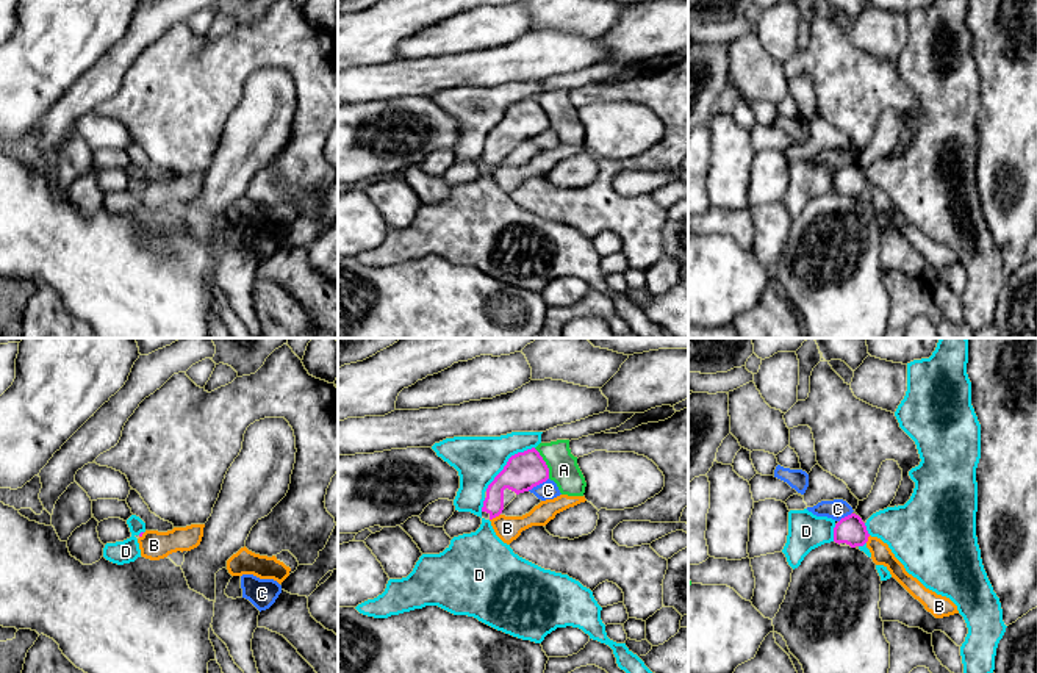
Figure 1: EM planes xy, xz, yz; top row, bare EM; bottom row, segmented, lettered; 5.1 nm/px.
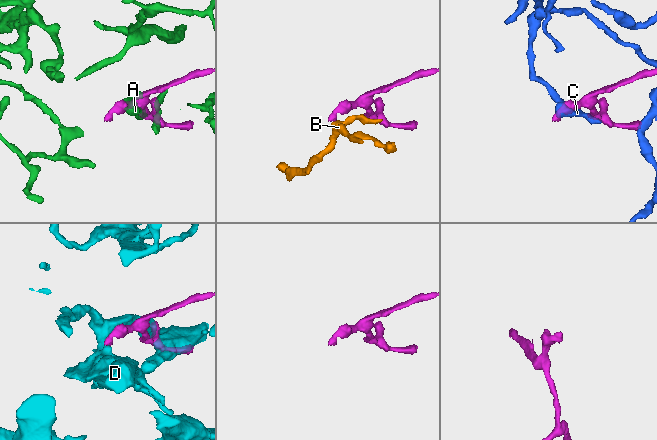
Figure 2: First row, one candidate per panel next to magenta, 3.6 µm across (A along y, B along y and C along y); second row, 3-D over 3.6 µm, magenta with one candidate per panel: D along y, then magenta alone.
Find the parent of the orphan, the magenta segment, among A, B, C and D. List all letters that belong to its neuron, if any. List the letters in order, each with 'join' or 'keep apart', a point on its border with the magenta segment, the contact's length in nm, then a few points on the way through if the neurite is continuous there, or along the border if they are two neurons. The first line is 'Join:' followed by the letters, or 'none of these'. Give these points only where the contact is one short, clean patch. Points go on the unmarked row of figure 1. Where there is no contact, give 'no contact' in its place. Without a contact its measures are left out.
Join: none of these
A: keep apart | xz (545, 113) | 180 nm
B: keep apart | xz (495, 166) | 70 nm | along xz (499, 163), (490, 169)
C: keep apart | xz (537, 133) | 130 nm
D: keep apart | xz (507, 111) | 340 nm

